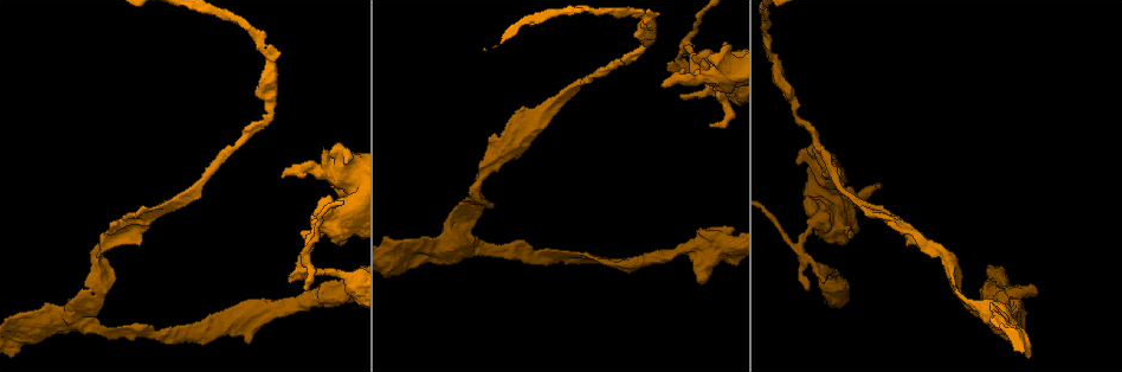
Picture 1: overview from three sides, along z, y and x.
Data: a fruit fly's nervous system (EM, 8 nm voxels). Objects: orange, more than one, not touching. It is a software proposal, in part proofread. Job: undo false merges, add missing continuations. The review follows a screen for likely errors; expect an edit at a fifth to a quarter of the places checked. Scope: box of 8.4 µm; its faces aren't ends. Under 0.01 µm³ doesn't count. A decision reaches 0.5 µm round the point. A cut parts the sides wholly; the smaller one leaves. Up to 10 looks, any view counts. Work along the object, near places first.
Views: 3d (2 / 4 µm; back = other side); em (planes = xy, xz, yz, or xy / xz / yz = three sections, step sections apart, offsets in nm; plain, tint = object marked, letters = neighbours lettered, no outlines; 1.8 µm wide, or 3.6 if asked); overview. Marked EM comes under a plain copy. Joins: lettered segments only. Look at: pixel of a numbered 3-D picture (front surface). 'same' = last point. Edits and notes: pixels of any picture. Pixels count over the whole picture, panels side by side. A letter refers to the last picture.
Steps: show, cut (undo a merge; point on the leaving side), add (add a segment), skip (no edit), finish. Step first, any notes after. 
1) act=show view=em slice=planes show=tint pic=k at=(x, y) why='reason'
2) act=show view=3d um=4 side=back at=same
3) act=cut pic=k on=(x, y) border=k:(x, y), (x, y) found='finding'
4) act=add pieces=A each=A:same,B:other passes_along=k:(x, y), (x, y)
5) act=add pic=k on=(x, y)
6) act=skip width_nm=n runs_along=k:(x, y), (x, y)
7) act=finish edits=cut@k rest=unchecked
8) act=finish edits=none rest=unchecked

act=show view=3d um=4 pic=1 at=(268, 56) why='sudden change in width'

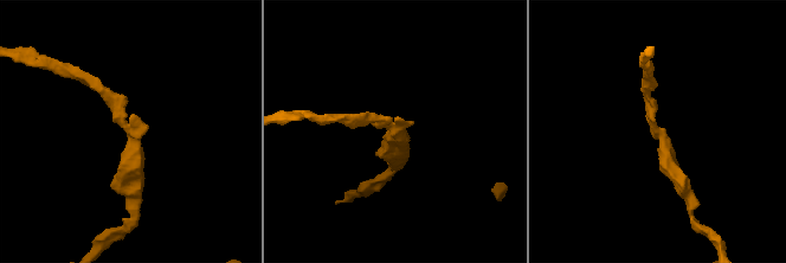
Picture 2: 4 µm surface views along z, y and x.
act=show view=em um=3.6 slice=xy step=16 show=letters pic=2 at=(660, 132) why='shape alone is not enough'

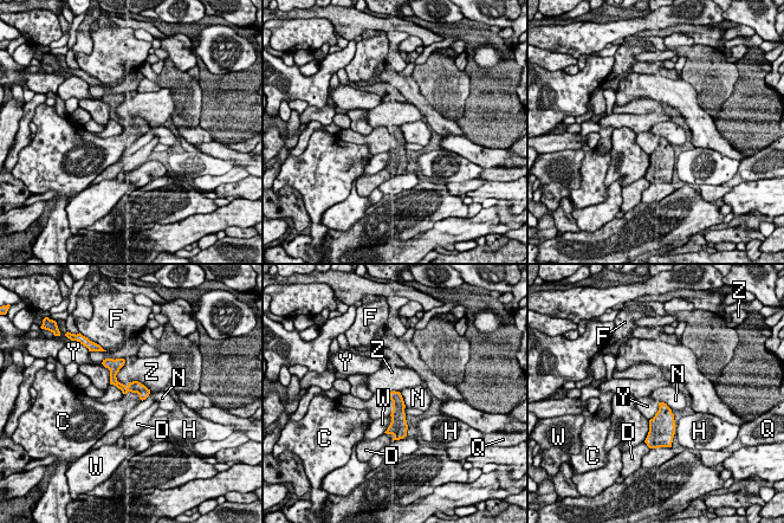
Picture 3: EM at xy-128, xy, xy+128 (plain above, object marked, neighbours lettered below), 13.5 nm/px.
act=skip each=C:other,D:other,F:other,H:other,N:other,Q:other,W:other,Y:other,Z:other found='continuous, no second cell'

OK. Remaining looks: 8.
act=show view=3d um=4 pic=1 at=(711, 127)

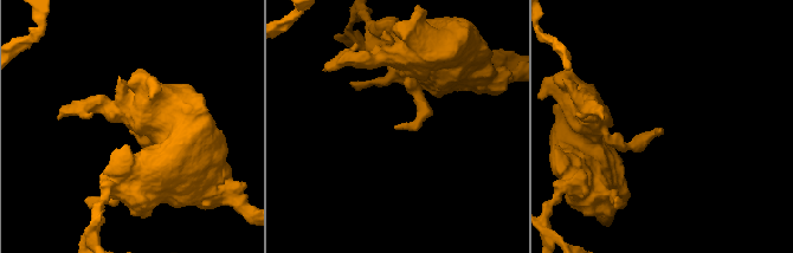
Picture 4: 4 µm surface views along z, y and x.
act=show view=em um=3.6 slice=yz step=16 show=letters pic=4 at=(395, 126) why='now the EM'

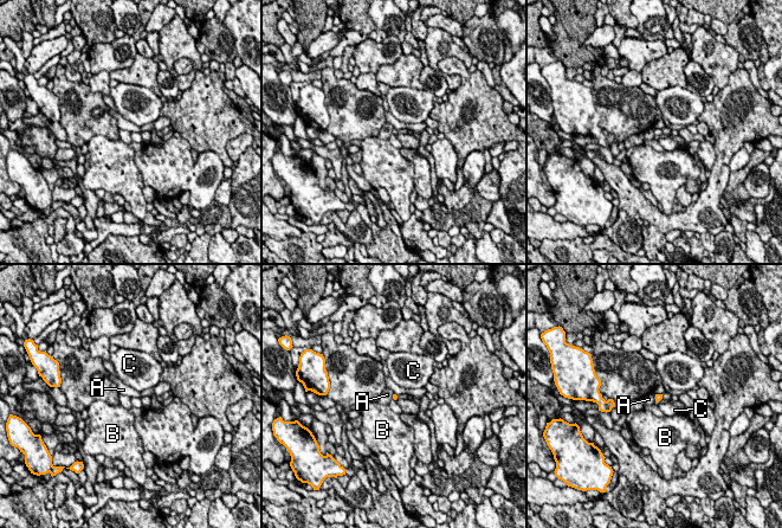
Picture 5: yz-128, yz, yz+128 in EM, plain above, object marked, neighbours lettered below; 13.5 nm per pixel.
act=show view=em um=3.6 slice=planes show=letters at=same why='another direction'

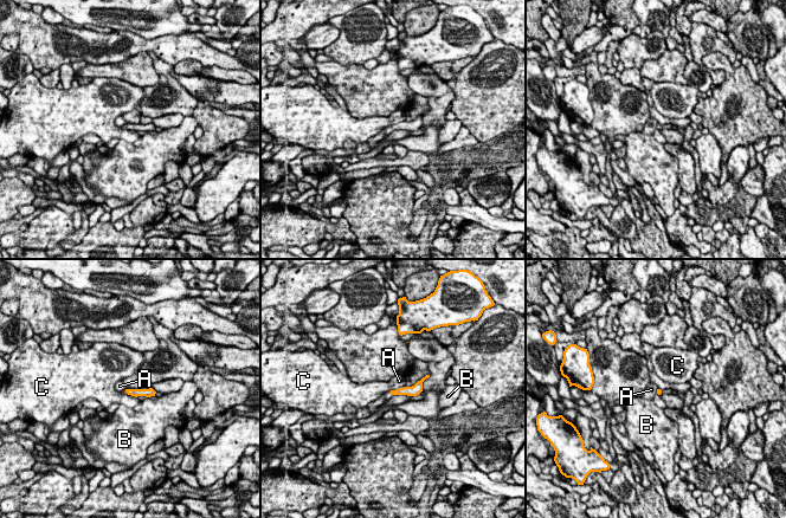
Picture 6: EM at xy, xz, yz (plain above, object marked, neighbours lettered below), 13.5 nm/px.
act=skip longest_contact=A:220nm each=A:other,B:other,C:other found='none of them fits'

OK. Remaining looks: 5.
act=show view=3d um=4 pic=1 at=(308, 243) why='small branch off a trunk'

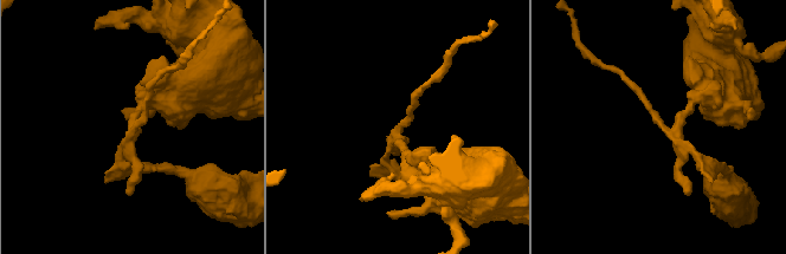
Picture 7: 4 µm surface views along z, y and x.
act=show view=em slice=xy step=8 show=tint pic=7 at=(402, 141)

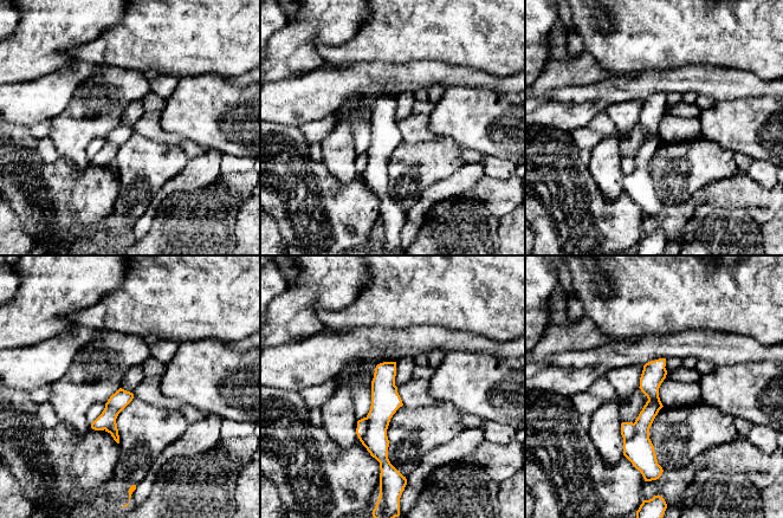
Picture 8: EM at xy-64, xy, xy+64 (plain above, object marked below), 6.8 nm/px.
act=show view=em slice=planes show=letters at=same

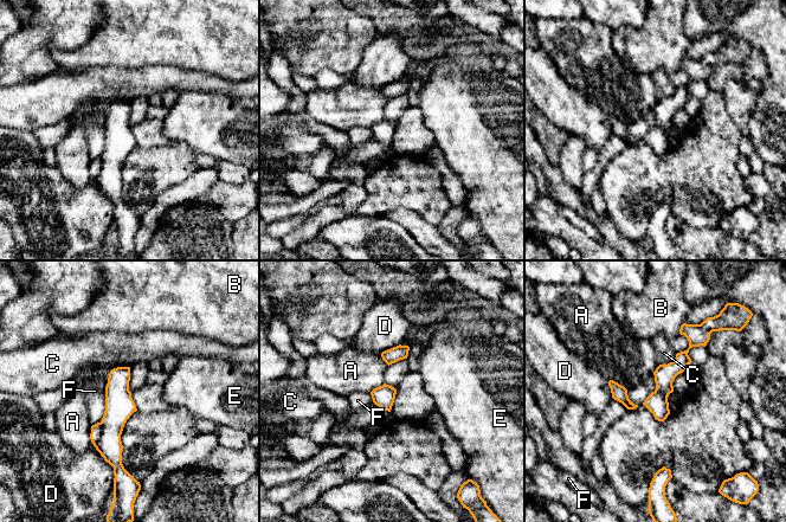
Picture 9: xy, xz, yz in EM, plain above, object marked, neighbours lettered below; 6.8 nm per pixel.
act=cut pic=9 on=(96, 430) each=A:other,B:other,C:other,D:other,E:other,F:other border=9:(101, 423), (101, 437), (94, 444) found='a second cell is stuck on'

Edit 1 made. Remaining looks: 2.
act=show view=overview why='see it whole again'

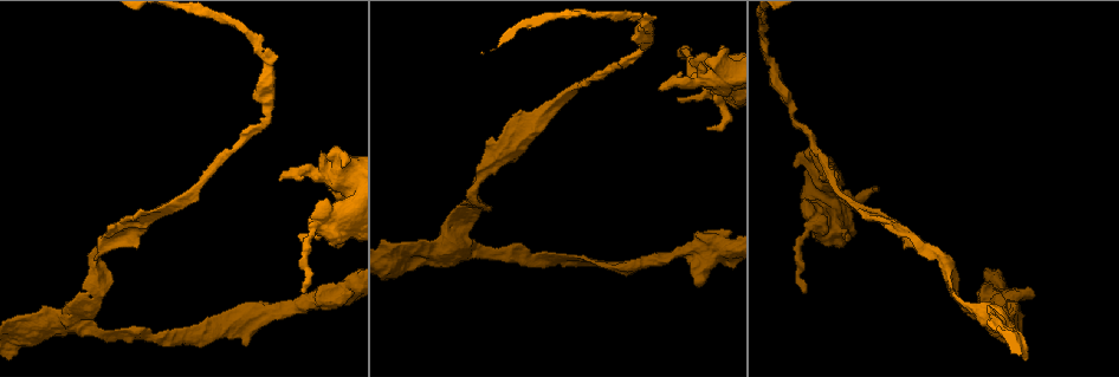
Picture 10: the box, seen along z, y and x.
act=show view=em um=3.6 slice=planes show=letters pic=10 at=(857, 211) why='free end'

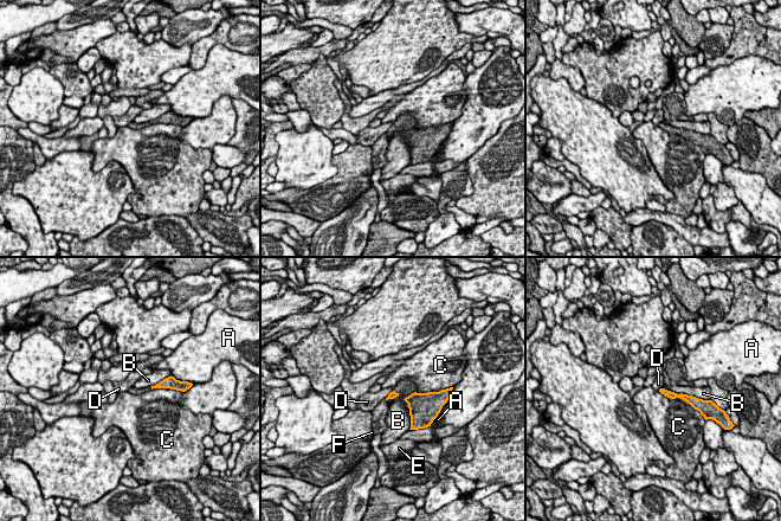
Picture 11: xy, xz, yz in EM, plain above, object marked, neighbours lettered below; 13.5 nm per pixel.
act=skip width_nm=100 each=A:other,B:other,C:other,D:other,E:other,F:other runs_along=11:(662, 391), (691, 399) found='none of them fits'

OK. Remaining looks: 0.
act=finish edits=cut@9 rest=unchecked

